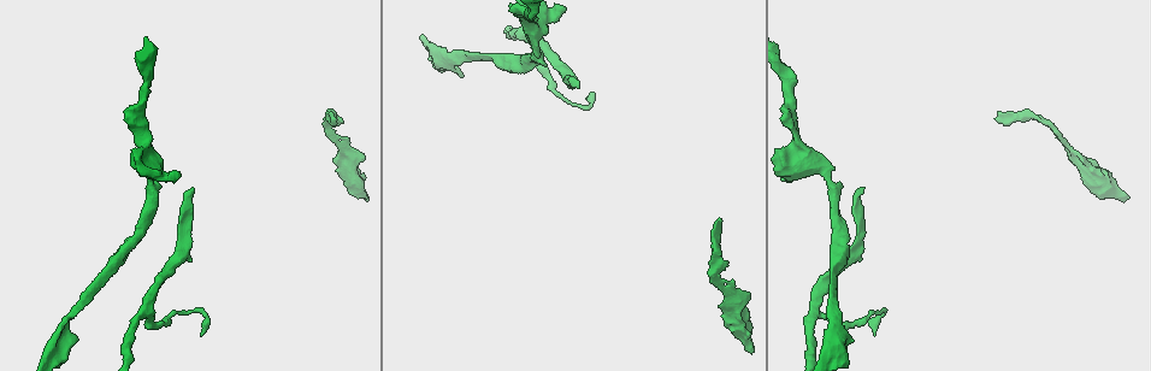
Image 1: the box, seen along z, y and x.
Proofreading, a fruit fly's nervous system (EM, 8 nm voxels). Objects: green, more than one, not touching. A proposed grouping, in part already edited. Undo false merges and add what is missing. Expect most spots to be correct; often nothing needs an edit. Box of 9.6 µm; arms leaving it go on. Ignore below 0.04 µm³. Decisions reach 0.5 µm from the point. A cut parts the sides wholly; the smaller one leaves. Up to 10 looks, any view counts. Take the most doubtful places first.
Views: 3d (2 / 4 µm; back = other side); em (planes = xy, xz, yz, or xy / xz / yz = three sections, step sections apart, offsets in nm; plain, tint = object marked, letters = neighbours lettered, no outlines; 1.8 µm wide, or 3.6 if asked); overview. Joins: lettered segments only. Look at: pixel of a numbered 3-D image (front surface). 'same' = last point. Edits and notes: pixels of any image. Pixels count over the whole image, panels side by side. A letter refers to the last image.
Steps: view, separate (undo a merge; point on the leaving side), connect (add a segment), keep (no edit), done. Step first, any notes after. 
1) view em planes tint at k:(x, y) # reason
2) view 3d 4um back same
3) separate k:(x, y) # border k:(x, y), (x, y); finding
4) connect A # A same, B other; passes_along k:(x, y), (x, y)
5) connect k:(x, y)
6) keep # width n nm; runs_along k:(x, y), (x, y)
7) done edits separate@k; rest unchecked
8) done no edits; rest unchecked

view em planes letters at 1:(578, 85) # long arm stops here

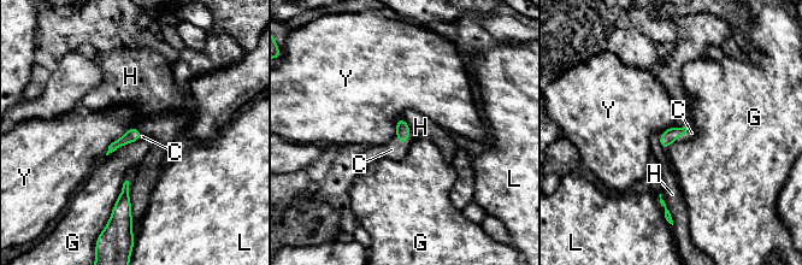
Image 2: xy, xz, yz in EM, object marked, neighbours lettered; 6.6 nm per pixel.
connect C # longest_contact Y 280 nm; C same, G other, H other, L other, Y other; the cell continues

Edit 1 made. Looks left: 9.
view 3d 4um at 1:(460, 74)

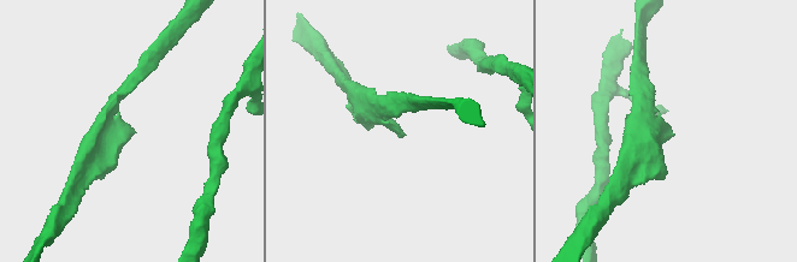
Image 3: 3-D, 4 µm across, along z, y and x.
view em xz step 4 tint at 3:(401, 135)

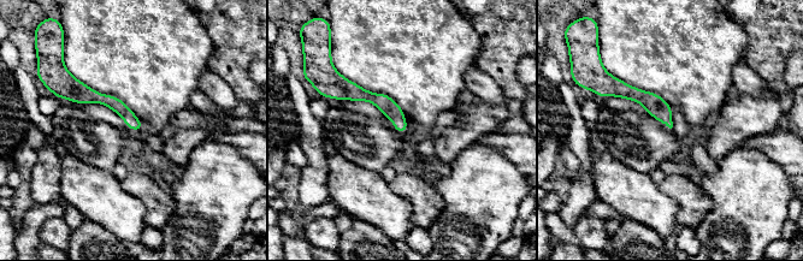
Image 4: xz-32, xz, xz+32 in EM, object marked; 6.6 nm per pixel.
view em yz step 16 letters same

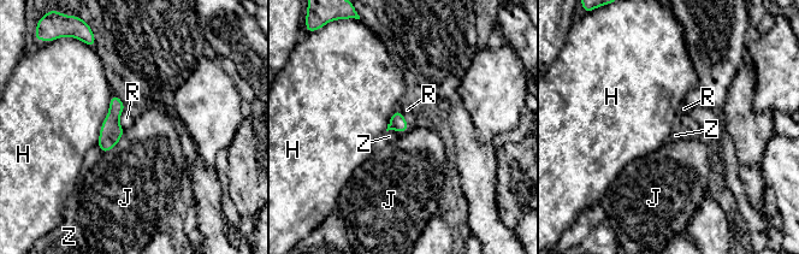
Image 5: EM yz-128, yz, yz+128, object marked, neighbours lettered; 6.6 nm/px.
keep # H other, J other, R other, Z other; border 5:(386, 130), (406, 131); no lettered segment goes on from it

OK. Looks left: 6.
view 3d 4um at 1:(873, 334) # long arm stops here

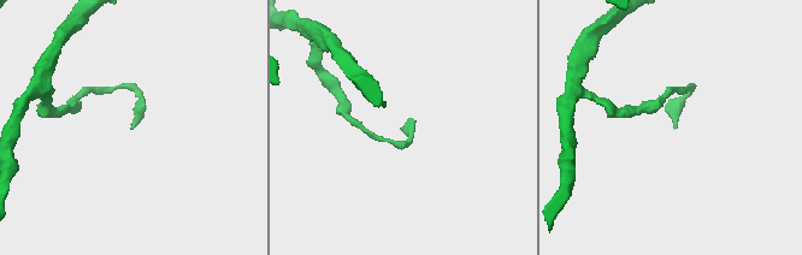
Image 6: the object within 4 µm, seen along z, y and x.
view em planes tint at 6:(673, 125)

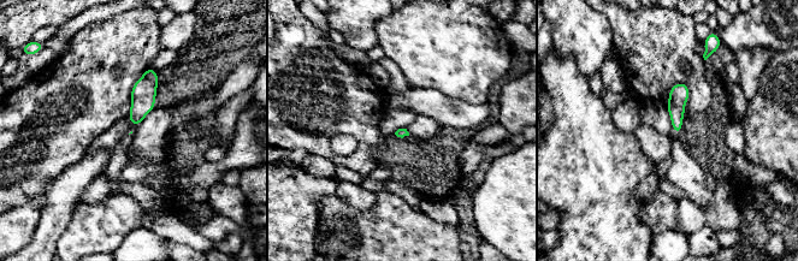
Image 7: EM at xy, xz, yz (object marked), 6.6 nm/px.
view em planes letters same # see the neighbours

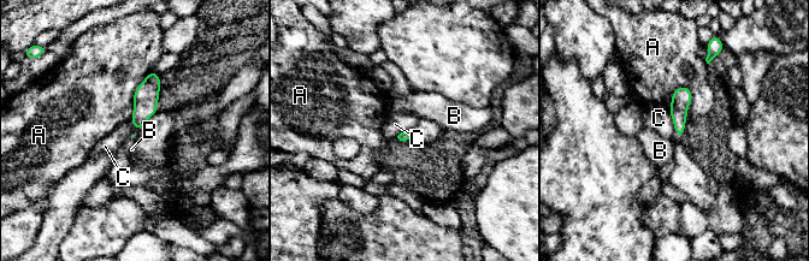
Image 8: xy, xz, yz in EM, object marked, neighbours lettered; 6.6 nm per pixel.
keep # A other, B other, C other; border 8:(667, 108), (675, 135); no lettered segment goes on from it

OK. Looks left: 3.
view em xy step 4 tint at 1:(178, 172) # branch stops here

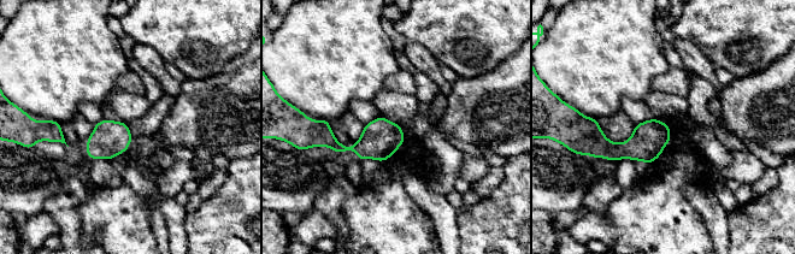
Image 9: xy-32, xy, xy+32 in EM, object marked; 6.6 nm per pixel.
view em yz step 4 tint same # cut it another way

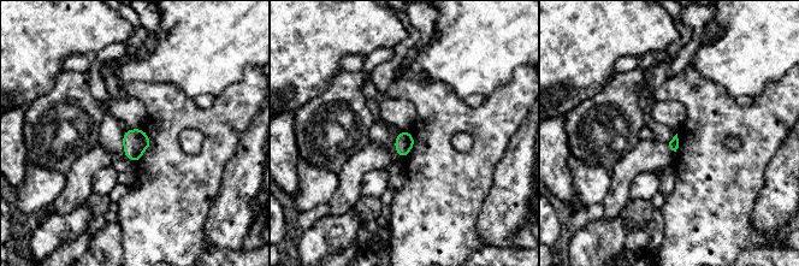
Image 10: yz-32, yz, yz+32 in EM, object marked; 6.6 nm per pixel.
view em yz step 4 letters same # what lies round it

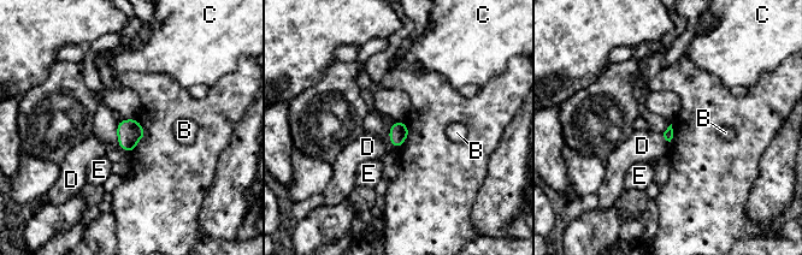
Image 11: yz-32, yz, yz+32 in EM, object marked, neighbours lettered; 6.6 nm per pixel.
keep # longest_contact D 140 nm; B other, C other, D other, E other; no lettered segment goes on from it

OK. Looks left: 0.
done edits connect@2; rest unchecked

